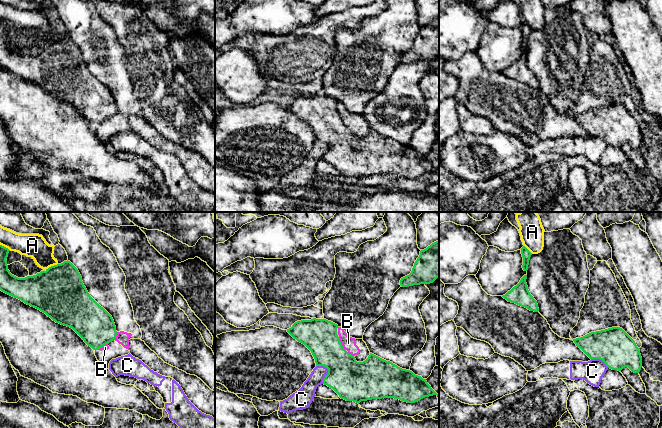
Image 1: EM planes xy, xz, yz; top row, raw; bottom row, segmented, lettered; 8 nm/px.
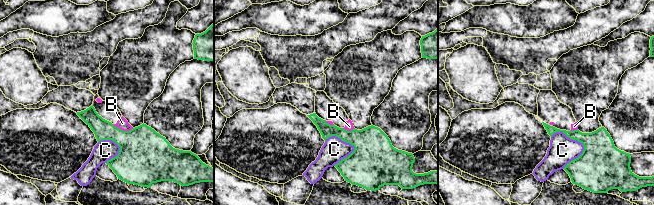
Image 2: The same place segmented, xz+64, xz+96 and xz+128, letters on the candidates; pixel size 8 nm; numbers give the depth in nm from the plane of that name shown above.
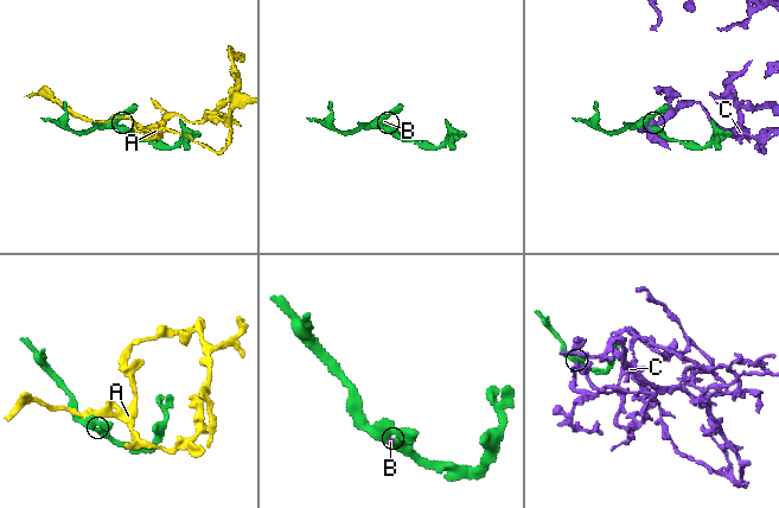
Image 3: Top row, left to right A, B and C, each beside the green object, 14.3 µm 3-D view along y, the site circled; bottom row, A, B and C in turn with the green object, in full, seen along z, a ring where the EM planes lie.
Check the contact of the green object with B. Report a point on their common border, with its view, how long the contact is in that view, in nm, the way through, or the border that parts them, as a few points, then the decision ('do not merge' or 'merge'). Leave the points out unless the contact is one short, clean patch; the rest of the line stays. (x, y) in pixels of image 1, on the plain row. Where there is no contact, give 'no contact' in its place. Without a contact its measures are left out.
meets green in xz at (341, 120); contact 130 nm long; do not merge

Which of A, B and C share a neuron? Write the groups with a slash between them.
A / B / C

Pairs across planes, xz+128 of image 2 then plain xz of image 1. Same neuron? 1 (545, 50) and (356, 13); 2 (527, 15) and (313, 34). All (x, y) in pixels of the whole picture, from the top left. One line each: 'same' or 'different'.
1: same
2: different

